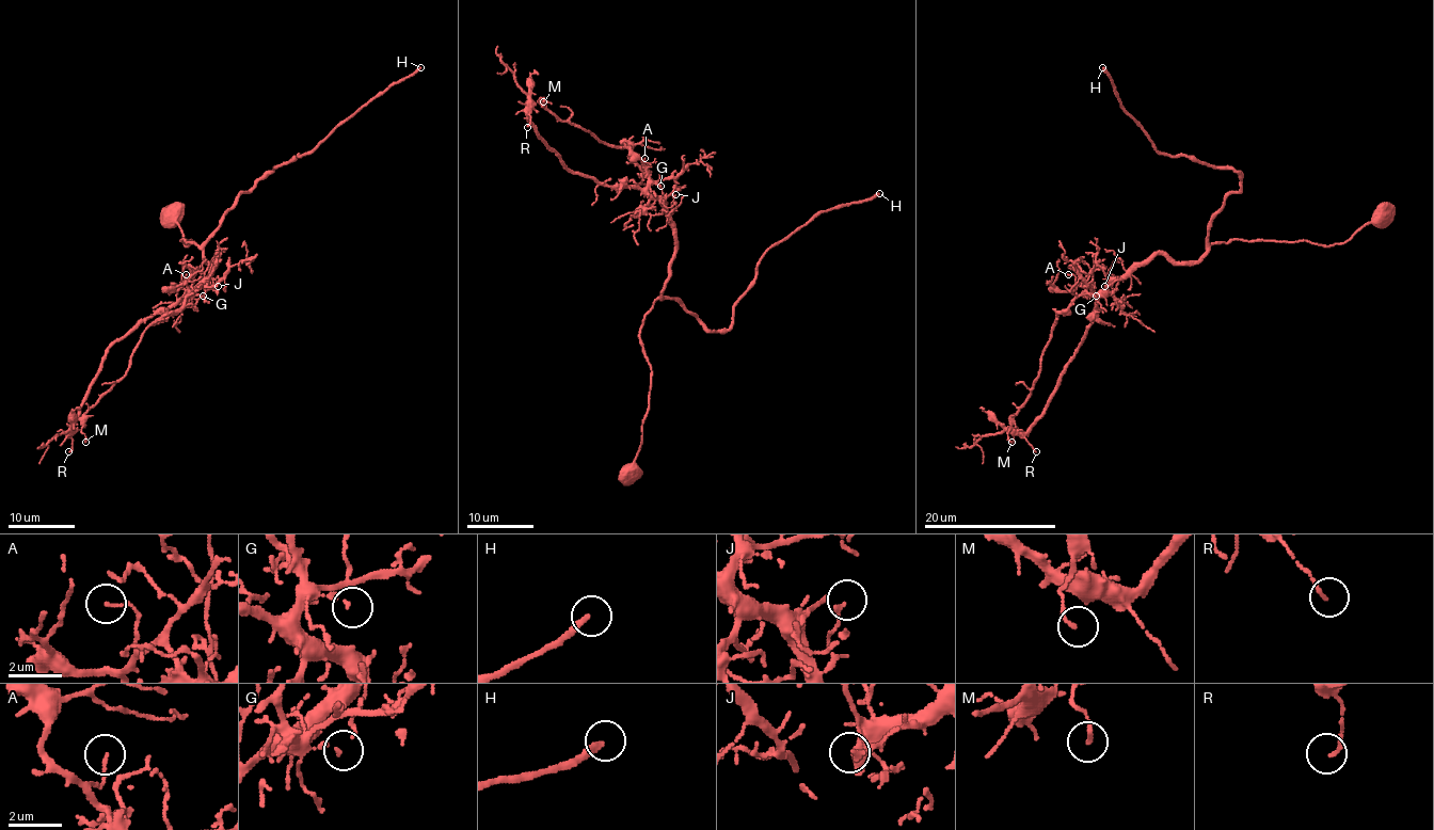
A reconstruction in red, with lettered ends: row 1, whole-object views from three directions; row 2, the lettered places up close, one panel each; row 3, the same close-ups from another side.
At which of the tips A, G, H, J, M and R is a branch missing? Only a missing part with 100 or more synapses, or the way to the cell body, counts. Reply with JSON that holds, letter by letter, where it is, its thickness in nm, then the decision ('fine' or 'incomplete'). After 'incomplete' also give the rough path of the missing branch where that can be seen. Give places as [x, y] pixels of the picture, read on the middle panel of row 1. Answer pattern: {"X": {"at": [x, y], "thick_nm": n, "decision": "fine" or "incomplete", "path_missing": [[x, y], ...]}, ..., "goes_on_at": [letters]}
{"A": {"at": [644, 158], "thick_nm": 100, "decision": "fine"}, "G": {"at": [660, 186], "thick_nm": 100, "decision": "fine"}, "H": {"at": [879, 193], "thick_nm": 240, "decision": "incomplete"}, "J": {"at": [675, 194], "thick_nm": 140, "decision": "fine"}, "M": {"at": [543, 101], "thick_nm": 150, "decision": "fine"}, "R": {"at": [527, 127], "thick_nm": 120, "decision": "fine"}, "goes_on_at": ["H"]}

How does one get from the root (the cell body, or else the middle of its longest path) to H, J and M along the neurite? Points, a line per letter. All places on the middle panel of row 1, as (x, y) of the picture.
H: (669, 267), (663, 297), (672, 297), (707, 330), (726, 330), (733, 304), (770, 248), (816, 214), (879, 193)
J: (669, 267), (675, 252), (675, 224), (669, 214), (675, 194)
M: (669, 267), (675, 224), (648, 190), (642, 163), (627, 148), (609, 146), (556, 118), (543, 101)

